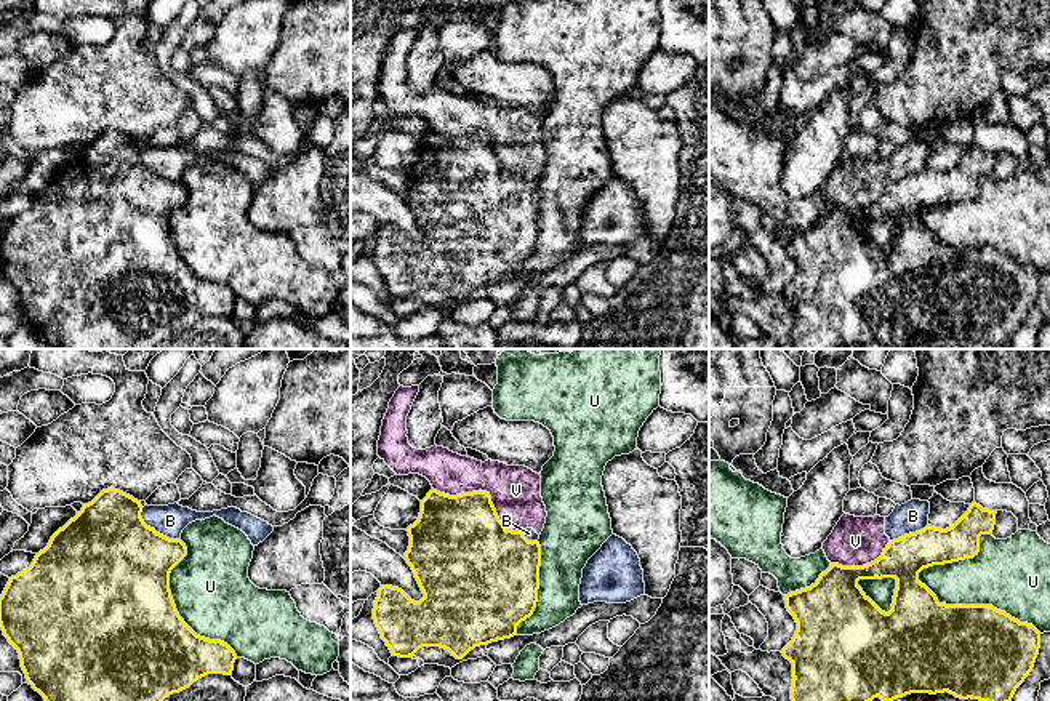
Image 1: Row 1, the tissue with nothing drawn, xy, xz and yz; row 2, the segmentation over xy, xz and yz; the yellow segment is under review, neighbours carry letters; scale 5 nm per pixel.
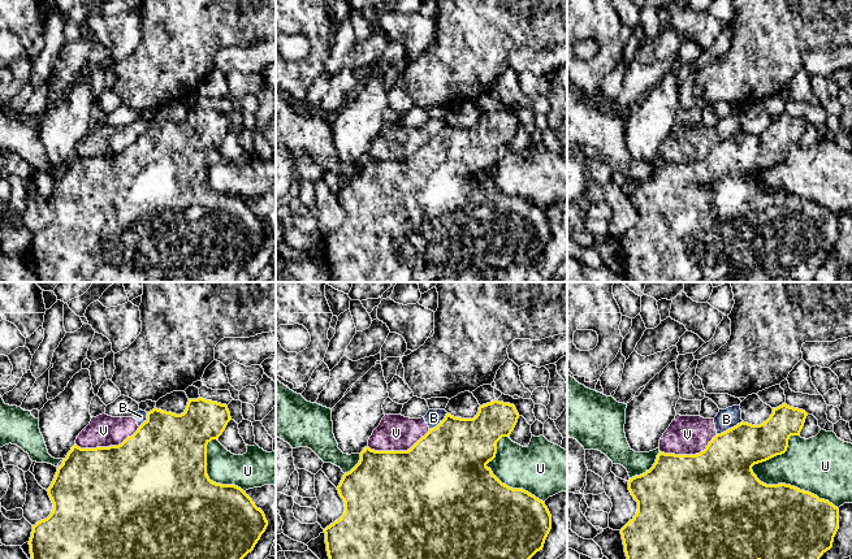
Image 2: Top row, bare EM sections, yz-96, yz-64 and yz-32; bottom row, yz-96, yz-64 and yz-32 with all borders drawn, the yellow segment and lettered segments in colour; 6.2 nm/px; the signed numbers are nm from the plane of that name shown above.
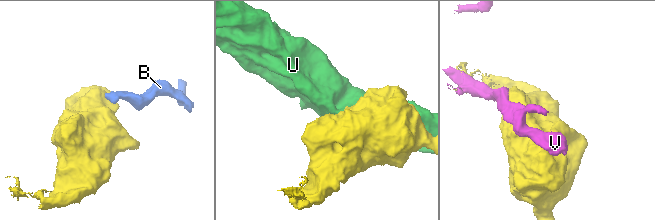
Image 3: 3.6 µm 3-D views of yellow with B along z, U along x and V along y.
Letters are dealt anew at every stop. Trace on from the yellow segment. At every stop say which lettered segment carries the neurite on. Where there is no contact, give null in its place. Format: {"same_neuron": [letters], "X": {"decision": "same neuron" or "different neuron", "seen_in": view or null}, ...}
{"same_neuron": [], "B": {"decision": "different neuron", "seen_in": "xy"}, "U": {"decision": "different neuron", "seen_in": "yz"}, "V": {"decision": "different neuron", "seen_in": "xz"}}

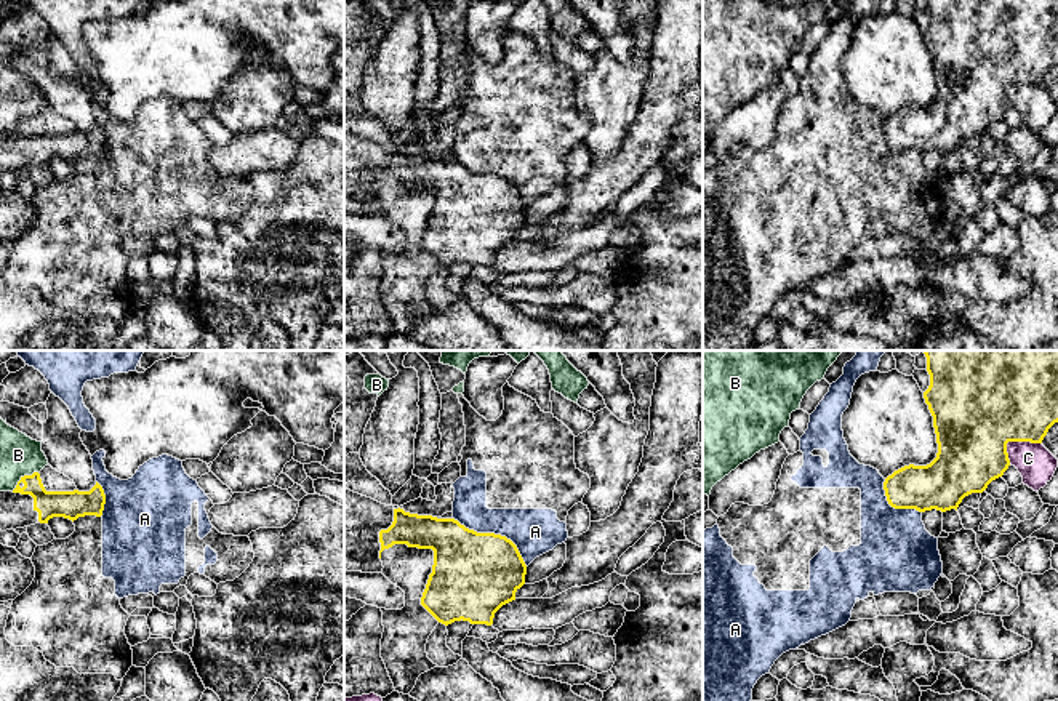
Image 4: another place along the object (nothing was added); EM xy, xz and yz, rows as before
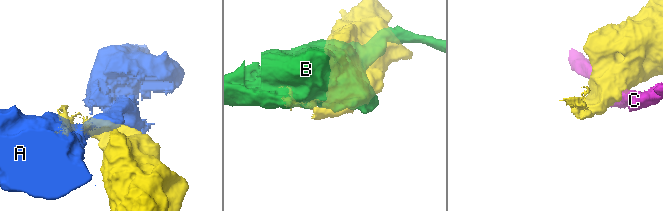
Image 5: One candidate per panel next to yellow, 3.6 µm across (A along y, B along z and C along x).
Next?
{"same_neuron": [], "A": {"decision": "different neuron", "seen_in": "xz"}, "B": {"decision": "different neuron", "seen_in": "xy"}, "C": {"decision": "different neuron", "seen_in": "yz"}}

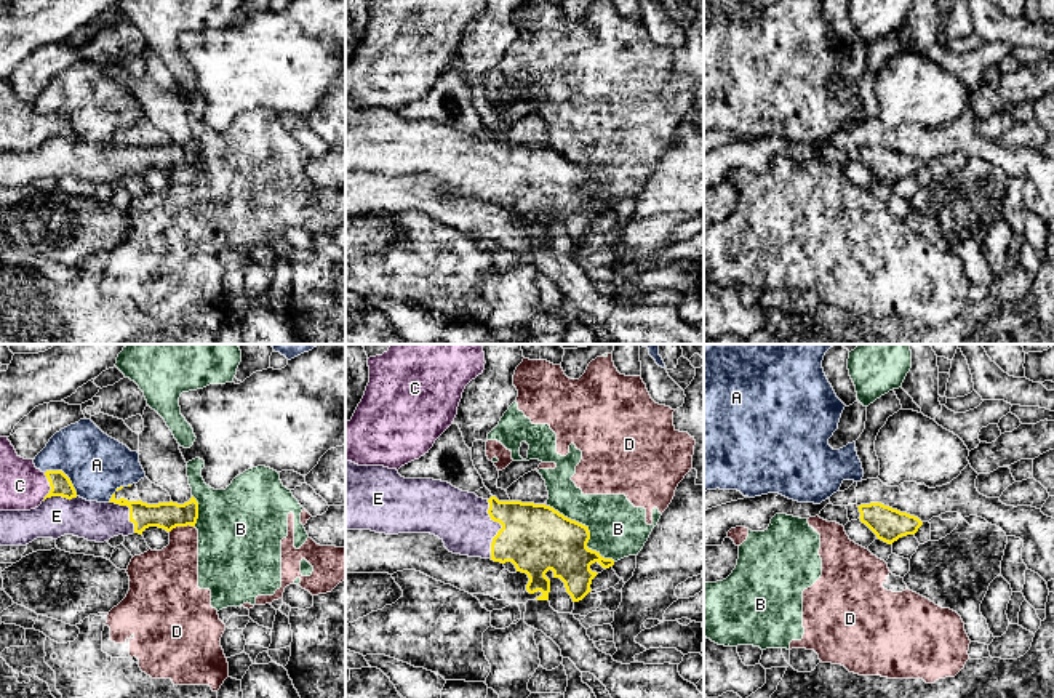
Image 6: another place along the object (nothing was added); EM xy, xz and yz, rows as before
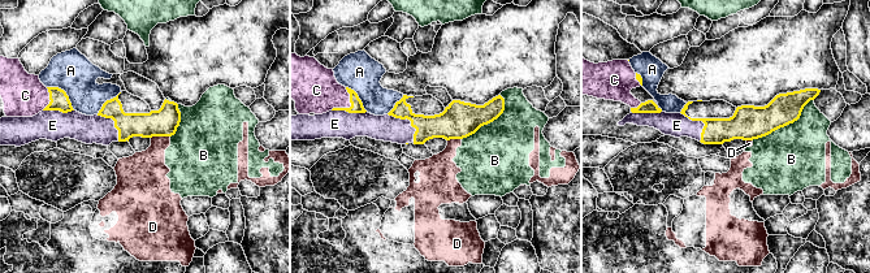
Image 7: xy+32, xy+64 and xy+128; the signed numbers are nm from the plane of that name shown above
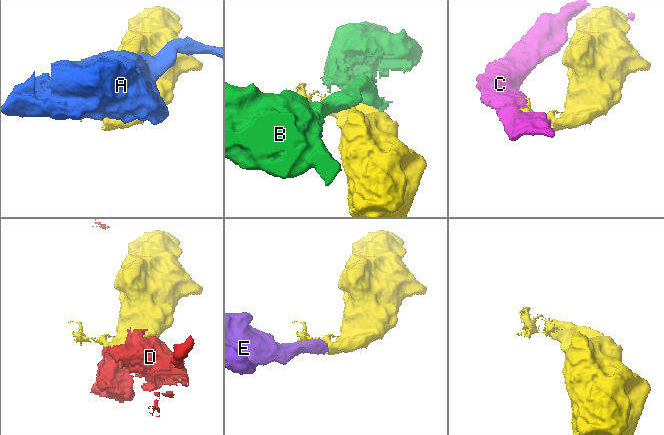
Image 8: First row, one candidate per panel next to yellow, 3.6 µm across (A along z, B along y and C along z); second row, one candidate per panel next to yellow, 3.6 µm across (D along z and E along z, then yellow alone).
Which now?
{"same_neuron": ["E"], "A": {"decision": "different neuron", "seen_in": "xy"}, "B": {"decision": "different neuron", "seen_in": "xz"}, "C": {"decision": "different neuron", "seen_in": "xy"}, "D": {"decision": "different neuron", "seen_in": "xy"}, "E": {"decision": "same neuron", "seen_in": "xz"}}

